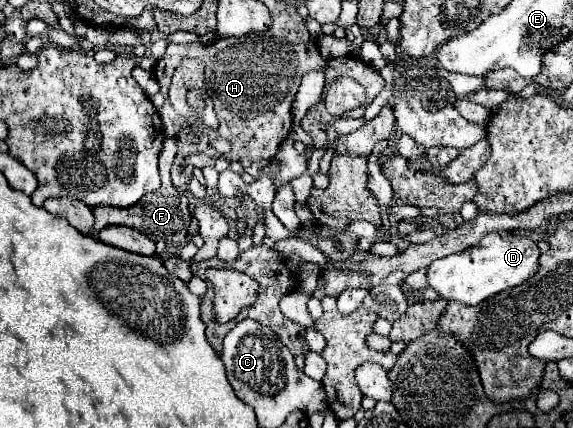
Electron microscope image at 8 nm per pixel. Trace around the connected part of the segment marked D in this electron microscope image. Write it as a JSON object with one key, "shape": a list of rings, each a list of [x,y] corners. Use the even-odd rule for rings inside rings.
{"shape":[[[489,232],[465,252],[433,260],[427,270],[427,280],[433,290],[437,290],[445,300],[457,300],[461,304],[473,306],[487,300],[493,294],[515,288],[537,274],[539,266],[539,248],[537,244],[523,234],[513,232]]]}

